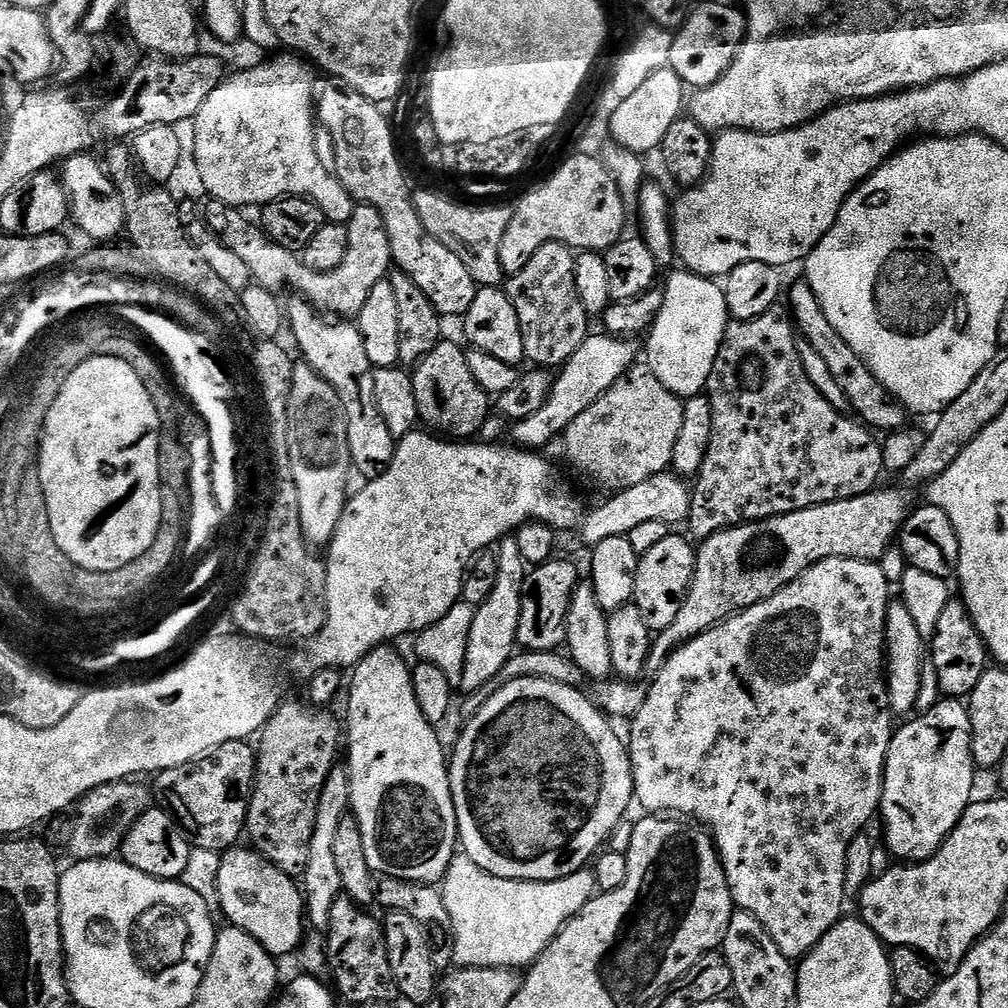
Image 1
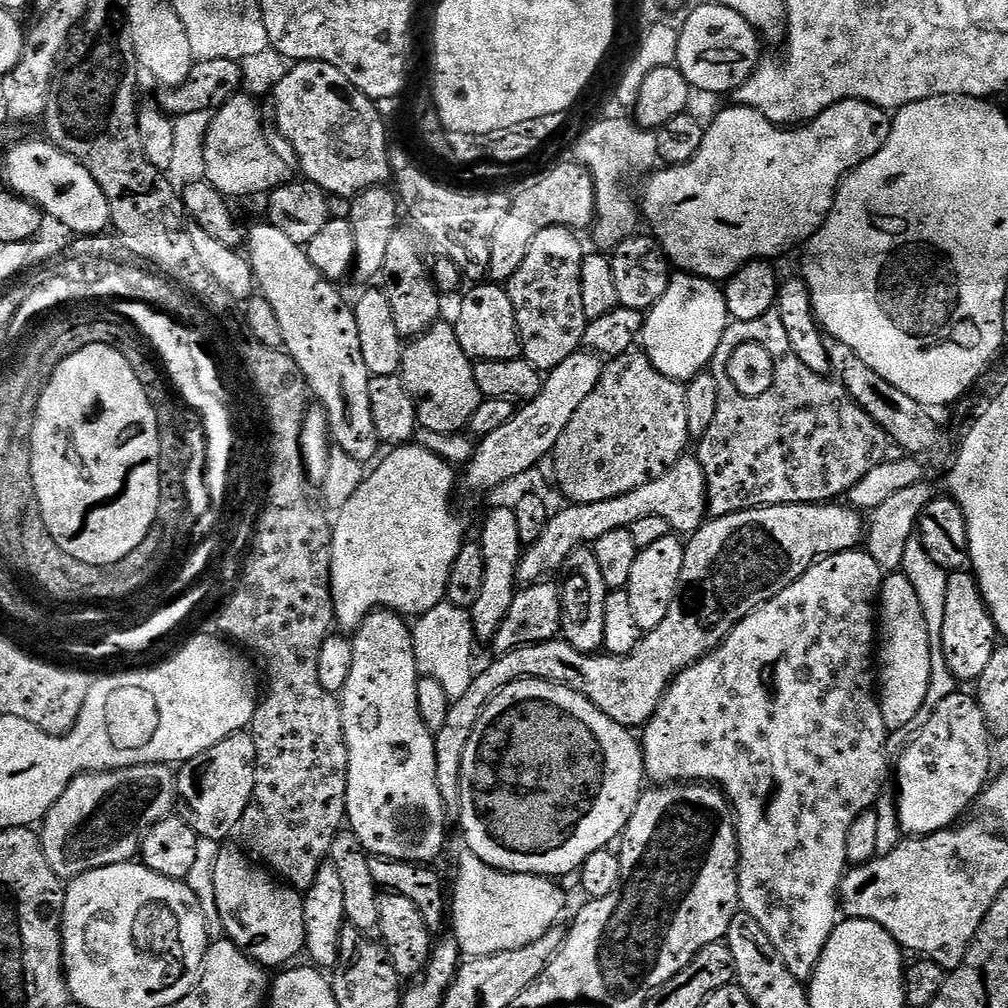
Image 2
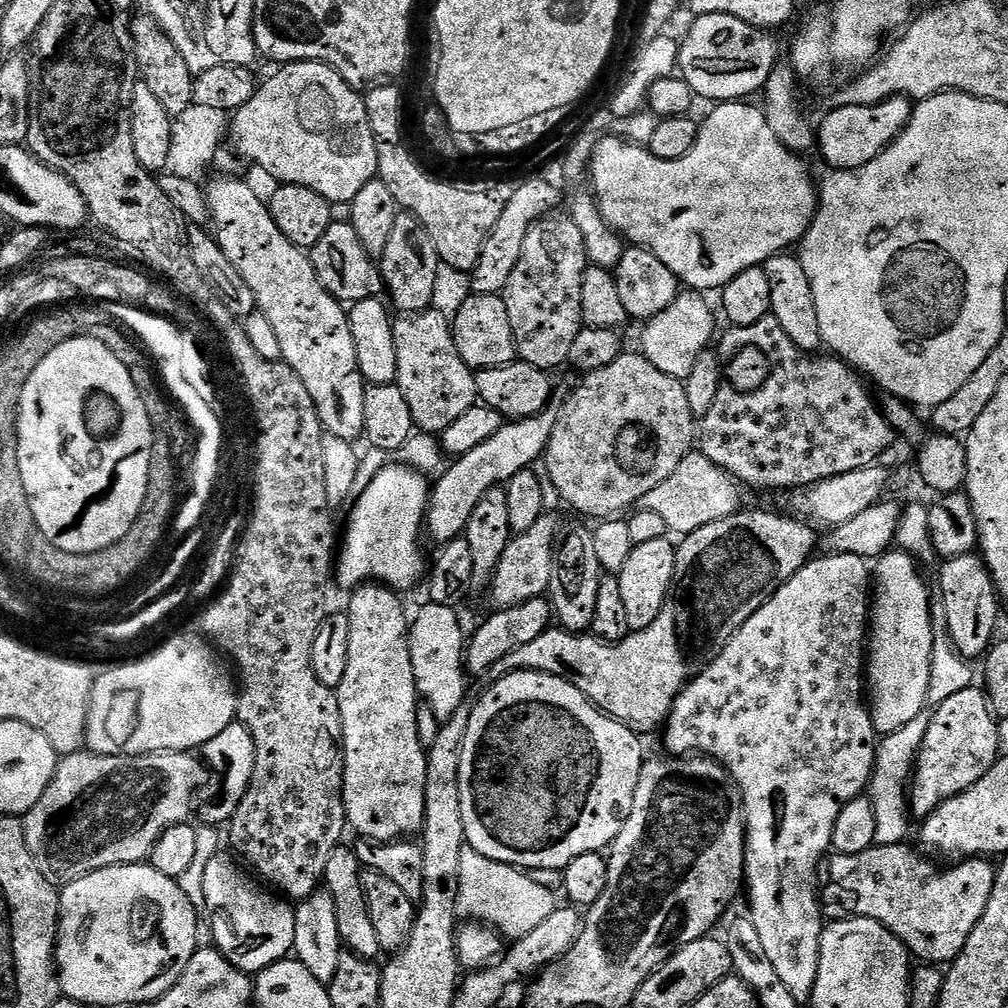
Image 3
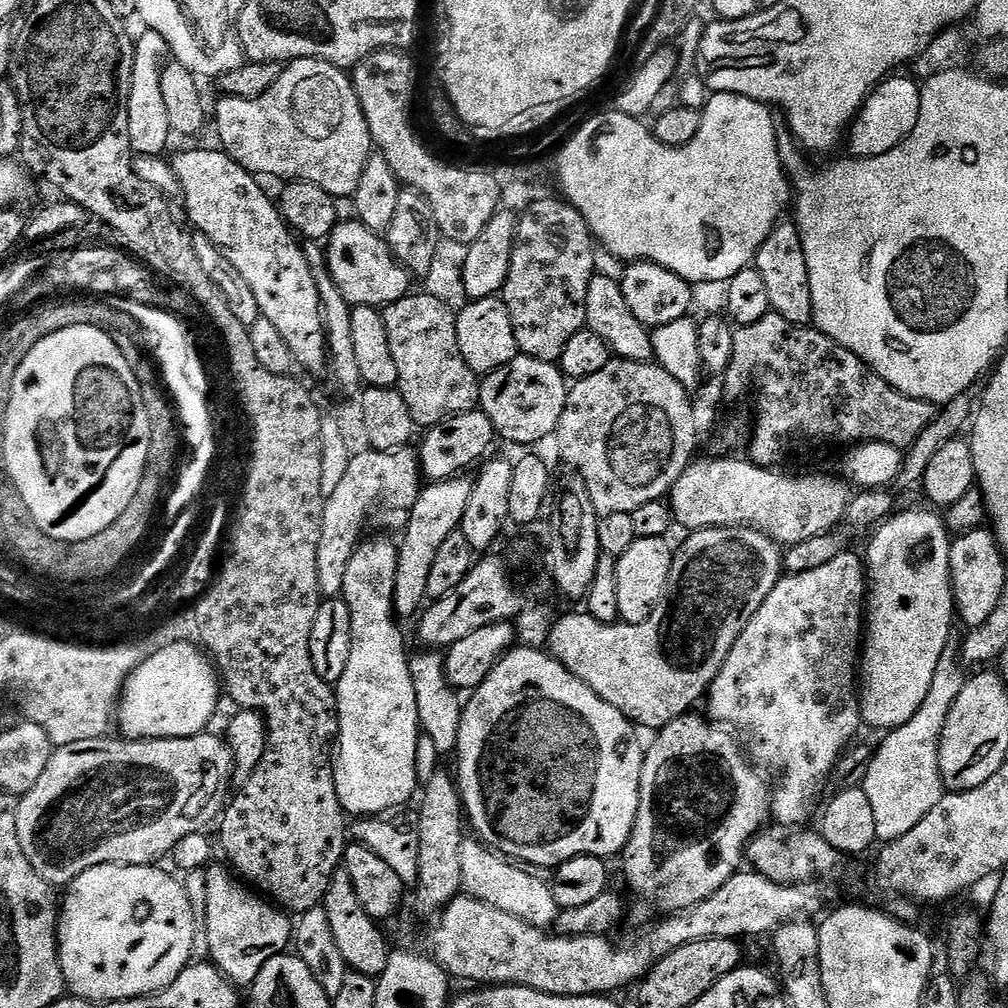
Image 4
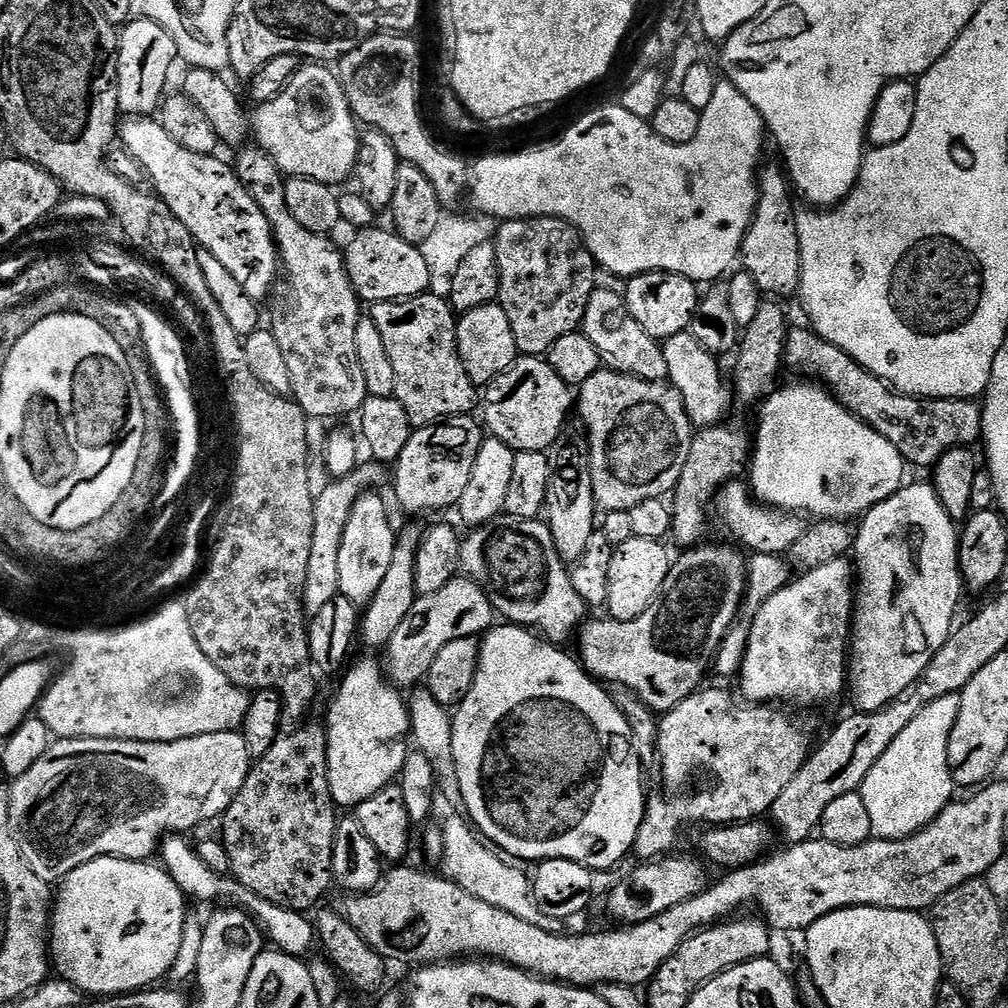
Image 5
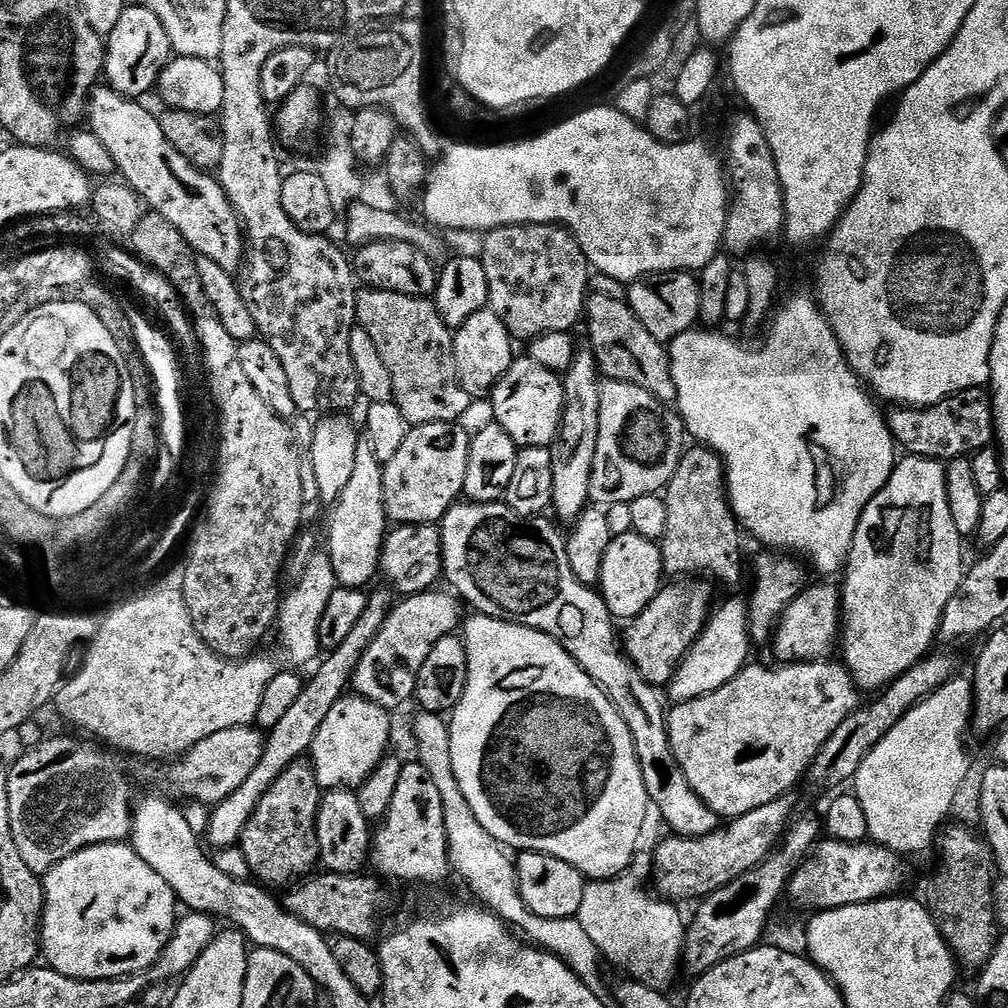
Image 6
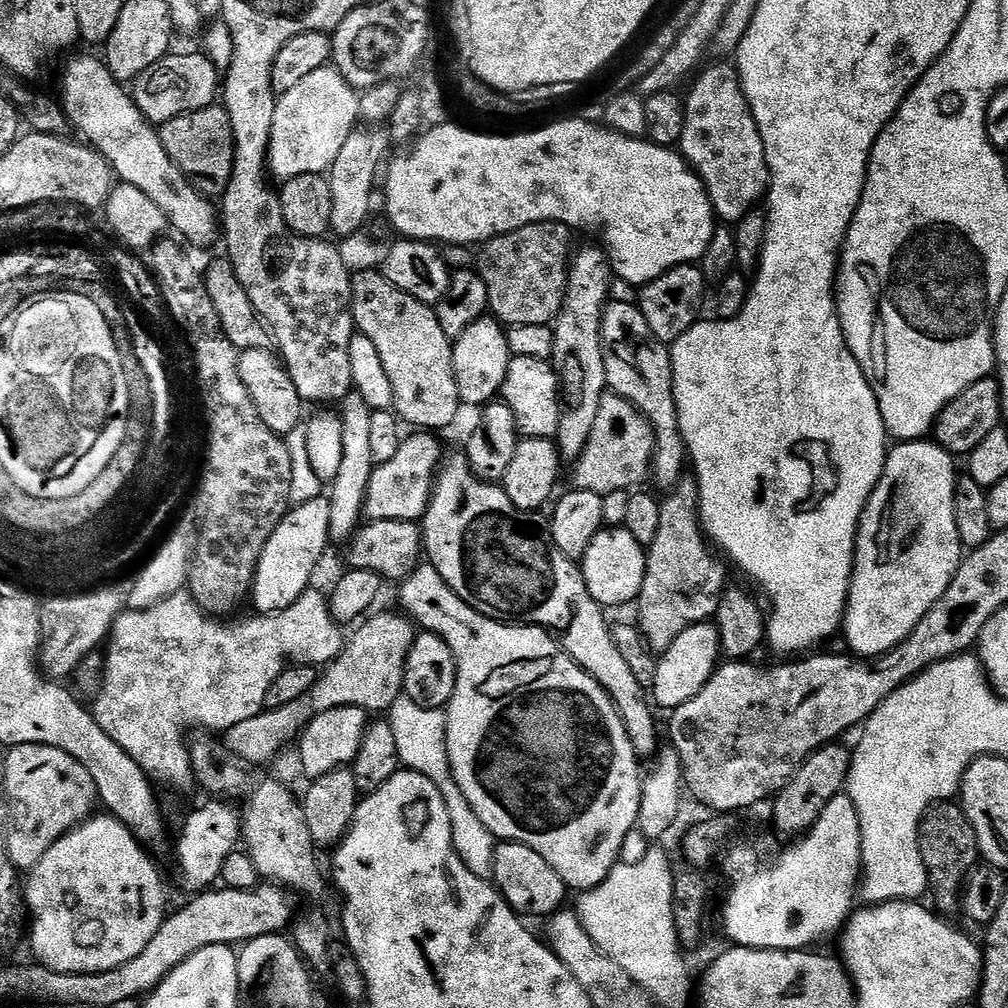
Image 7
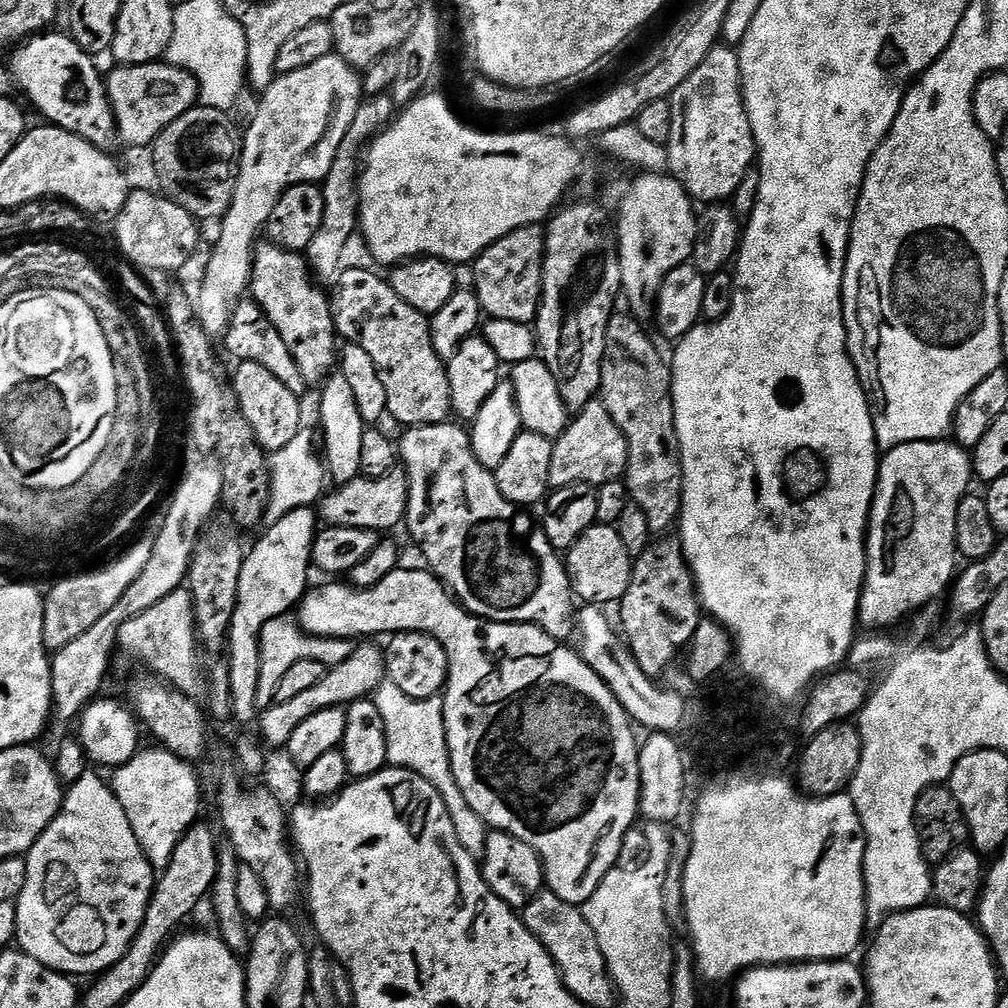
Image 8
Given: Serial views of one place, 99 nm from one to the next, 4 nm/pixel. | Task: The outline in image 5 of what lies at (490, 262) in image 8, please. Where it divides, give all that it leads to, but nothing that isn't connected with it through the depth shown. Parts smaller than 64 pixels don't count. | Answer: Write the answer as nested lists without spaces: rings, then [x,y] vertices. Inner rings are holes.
[[[528,216],[524,220],[505,220],[494,239],[496,269],[500,275],[498,303],[510,318],[514,342],[521,356],[547,357],[550,346],[562,334],[583,325],[586,302],[596,289],[596,259],[573,224],[553,216]]]

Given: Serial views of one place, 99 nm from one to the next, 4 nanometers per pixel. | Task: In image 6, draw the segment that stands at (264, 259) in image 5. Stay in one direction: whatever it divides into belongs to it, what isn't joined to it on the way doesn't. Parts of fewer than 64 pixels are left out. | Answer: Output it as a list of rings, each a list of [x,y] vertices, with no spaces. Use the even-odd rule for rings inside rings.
[[[107,86],[97,87],[88,105],[87,127],[98,138],[102,138],[106,150],[110,150],[112,161],[116,163],[119,175],[125,176],[121,177],[128,187],[139,194],[151,211],[162,214],[162,218],[166,218],[170,226],[178,226],[182,238],[190,242],[193,252],[206,258],[214,258],[214,262],[218,262],[222,270],[233,274],[239,273],[246,260],[246,237],[240,215],[236,213],[230,198],[224,193],[219,179],[205,169],[196,168],[181,152],[174,150],[166,134],[162,134],[159,119],[155,115],[151,116],[140,104],[143,103],[127,96],[120,96]]]

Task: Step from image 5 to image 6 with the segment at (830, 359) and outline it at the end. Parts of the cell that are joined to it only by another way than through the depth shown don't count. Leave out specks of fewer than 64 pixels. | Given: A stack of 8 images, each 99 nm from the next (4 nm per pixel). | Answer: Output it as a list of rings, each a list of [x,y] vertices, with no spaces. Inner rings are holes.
[[[984,388],[959,392],[941,404],[918,408],[896,406],[891,411],[887,413],[886,419],[893,440],[907,455],[921,456],[927,460],[947,462],[971,457],[989,447],[996,434],[992,398]]]

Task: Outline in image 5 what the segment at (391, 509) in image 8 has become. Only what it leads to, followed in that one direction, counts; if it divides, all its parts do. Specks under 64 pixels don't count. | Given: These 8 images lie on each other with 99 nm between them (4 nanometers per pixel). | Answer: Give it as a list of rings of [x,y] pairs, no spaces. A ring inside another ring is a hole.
[[[451,416],[413,431],[410,442],[406,442],[406,450],[396,459],[396,473],[390,476],[402,511],[420,516],[423,512],[440,512],[443,508],[455,509],[459,505],[470,482],[470,470],[474,470],[474,458],[478,458],[478,450],[486,439],[481,421],[472,419],[476,418]]]

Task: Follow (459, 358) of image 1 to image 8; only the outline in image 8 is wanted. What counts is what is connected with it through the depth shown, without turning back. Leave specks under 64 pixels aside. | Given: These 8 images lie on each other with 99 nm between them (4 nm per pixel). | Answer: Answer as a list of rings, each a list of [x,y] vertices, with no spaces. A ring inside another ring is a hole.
[[[362,269],[346,270],[335,277],[336,289],[331,289],[330,299],[337,333],[347,343],[362,346],[362,350],[370,354],[374,367],[378,369],[378,378],[382,378],[382,386],[386,390],[386,406],[391,419],[396,419],[403,426],[445,423],[453,415],[450,378],[446,361],[434,350],[429,317],[414,310],[414,306],[406,306],[406,302],[394,294],[387,279],[376,275],[373,270]]]

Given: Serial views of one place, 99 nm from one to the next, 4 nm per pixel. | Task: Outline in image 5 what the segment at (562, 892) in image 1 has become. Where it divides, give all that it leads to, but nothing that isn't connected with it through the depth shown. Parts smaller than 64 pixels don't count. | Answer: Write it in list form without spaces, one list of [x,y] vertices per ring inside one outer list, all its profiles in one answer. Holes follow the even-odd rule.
[[[460,814],[448,815],[452,816],[446,817],[444,824],[442,823],[444,834],[443,875],[447,879],[453,880],[458,886],[462,886],[462,890],[466,890],[466,894],[474,894],[474,898],[482,898],[482,902],[490,902],[490,906],[498,906],[498,910],[506,910],[506,914],[514,914],[534,926],[542,926],[542,930],[564,932],[565,921],[551,920],[549,916],[542,914],[536,900],[531,896],[532,885],[529,873],[515,868],[515,866],[520,866],[509,862],[499,851],[489,847],[478,835],[477,829],[463,815],[461,815],[462,817]]]

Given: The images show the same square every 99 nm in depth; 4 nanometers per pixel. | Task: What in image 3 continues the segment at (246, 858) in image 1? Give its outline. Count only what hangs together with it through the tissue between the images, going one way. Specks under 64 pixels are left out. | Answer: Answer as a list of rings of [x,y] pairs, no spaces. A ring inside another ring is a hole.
[[[219,854],[207,865],[204,875],[206,912],[213,924],[215,947],[238,970],[259,974],[293,951],[296,910],[287,899],[273,894],[267,887],[259,888],[229,856]]]

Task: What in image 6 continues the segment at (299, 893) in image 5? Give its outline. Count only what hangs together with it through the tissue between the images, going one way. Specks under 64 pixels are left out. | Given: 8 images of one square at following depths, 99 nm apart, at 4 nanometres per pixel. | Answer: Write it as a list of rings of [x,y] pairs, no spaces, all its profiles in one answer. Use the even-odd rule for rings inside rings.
[[[311,763],[290,765],[264,794],[240,834],[238,847],[250,864],[252,876],[269,889],[287,889],[313,875],[320,859],[316,841],[316,815],[322,790]]]

